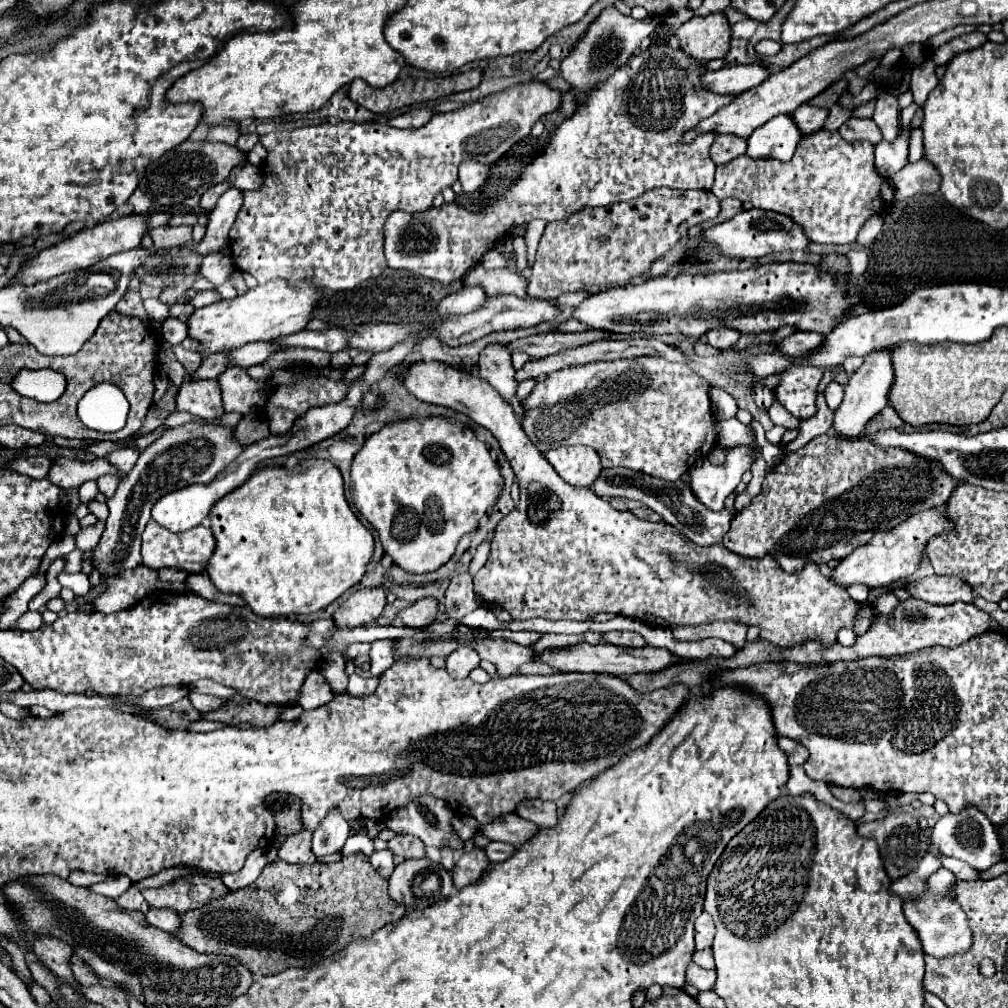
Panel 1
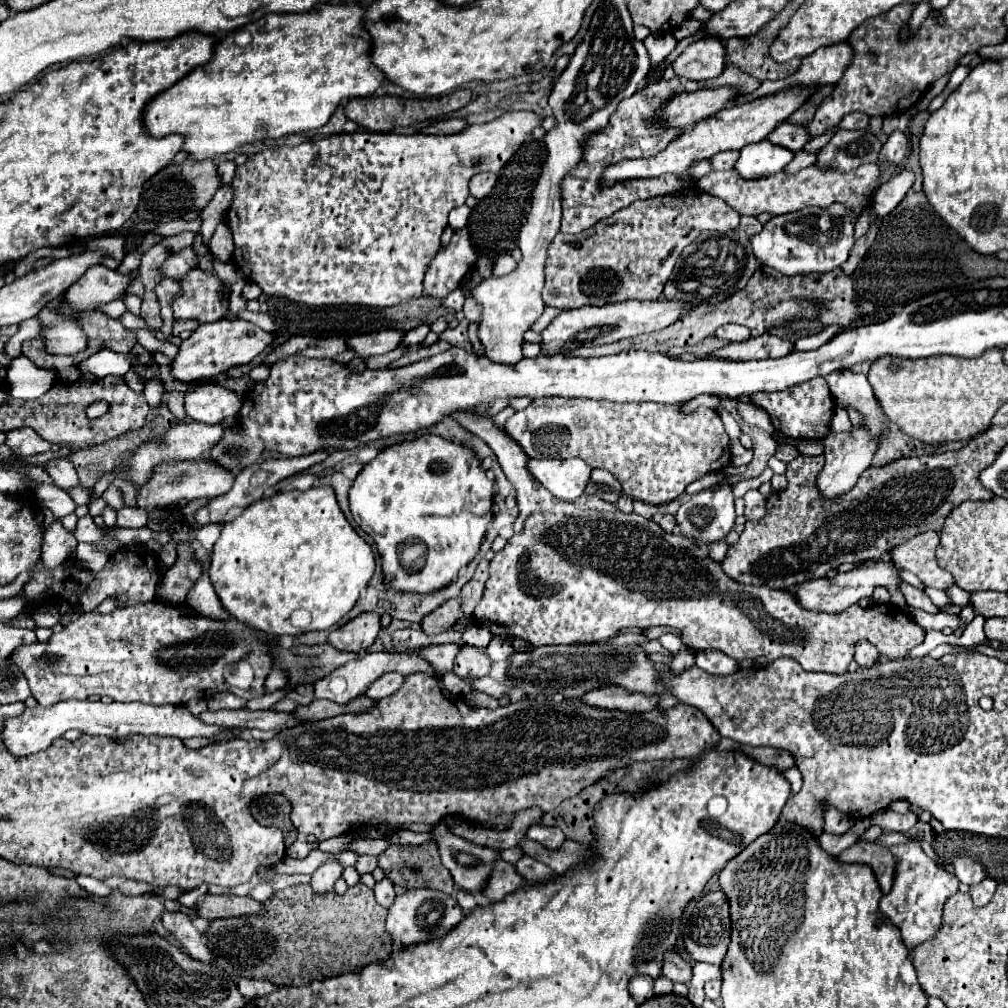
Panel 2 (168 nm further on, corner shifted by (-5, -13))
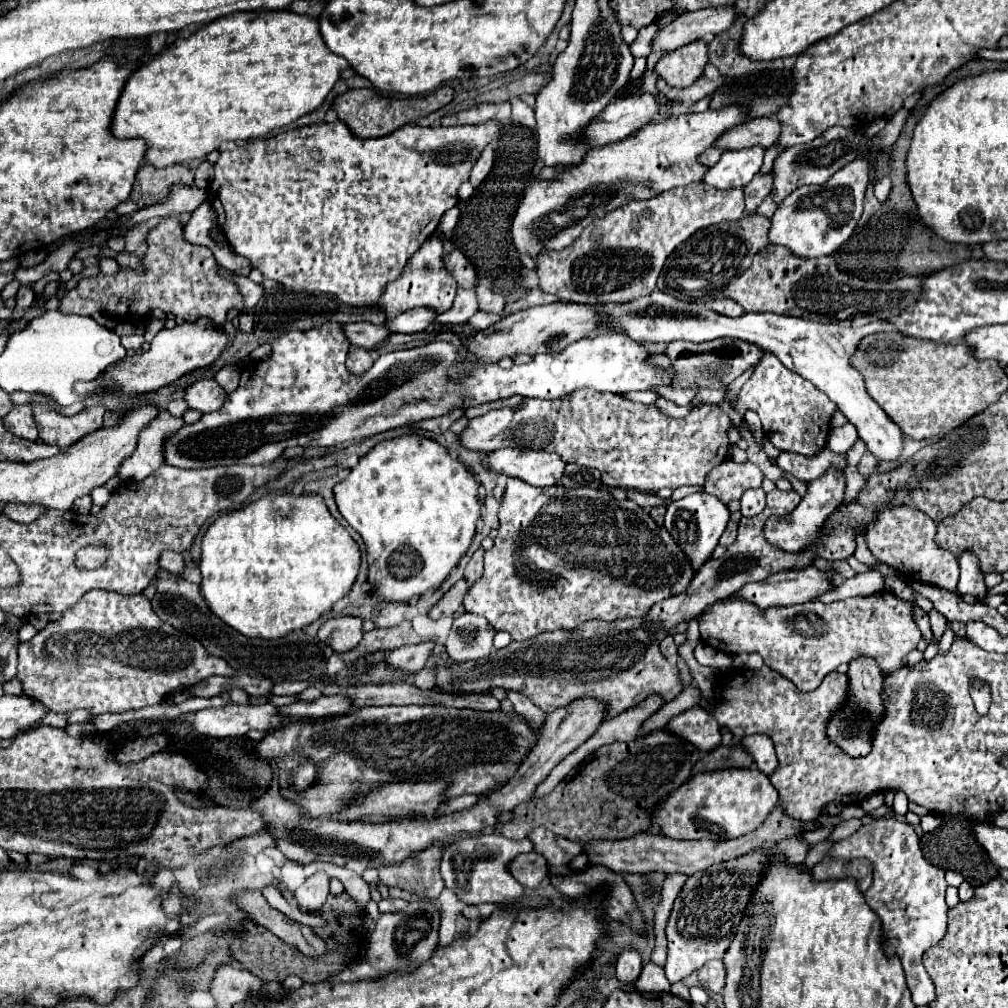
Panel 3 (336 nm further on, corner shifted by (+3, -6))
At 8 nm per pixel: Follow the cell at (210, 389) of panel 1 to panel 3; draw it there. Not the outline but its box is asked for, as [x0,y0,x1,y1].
[185,379,227,413]

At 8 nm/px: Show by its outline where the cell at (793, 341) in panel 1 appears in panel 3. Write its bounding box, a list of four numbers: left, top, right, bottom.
[665,339,761,389]

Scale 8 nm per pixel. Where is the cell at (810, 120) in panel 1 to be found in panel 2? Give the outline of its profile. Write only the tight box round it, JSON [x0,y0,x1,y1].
[769,122,811,152]

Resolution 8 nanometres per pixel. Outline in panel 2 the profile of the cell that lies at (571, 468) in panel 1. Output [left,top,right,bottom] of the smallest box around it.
[529,458,593,500]

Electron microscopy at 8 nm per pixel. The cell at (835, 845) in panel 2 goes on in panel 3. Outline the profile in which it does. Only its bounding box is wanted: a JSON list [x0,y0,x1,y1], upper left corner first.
[665,837,807,983]

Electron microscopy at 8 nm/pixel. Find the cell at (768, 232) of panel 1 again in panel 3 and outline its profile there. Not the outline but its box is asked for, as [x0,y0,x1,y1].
[769,157,869,257]

